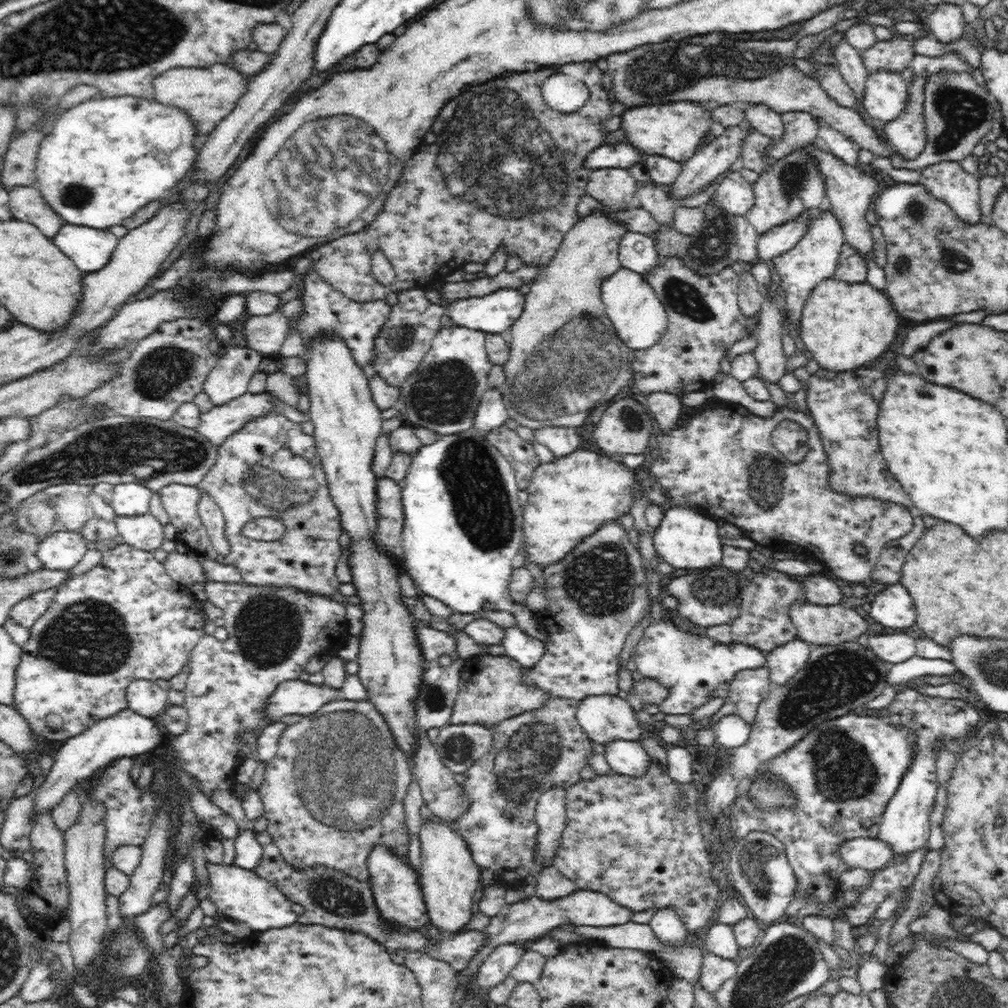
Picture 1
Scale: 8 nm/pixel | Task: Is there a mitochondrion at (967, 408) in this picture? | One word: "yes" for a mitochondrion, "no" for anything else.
no

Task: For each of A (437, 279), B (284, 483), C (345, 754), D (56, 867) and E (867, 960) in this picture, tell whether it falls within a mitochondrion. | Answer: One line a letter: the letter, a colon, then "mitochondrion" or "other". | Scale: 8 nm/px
A: other
B: mitochondrion
C: mitochondrion
D: other
E: other

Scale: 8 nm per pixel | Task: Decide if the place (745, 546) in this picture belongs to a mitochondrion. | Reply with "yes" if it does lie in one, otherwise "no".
no

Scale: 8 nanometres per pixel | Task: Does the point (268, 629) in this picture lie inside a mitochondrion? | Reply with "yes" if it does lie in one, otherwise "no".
yes

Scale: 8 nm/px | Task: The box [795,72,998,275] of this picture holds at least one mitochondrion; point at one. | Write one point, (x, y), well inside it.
(957, 112)

